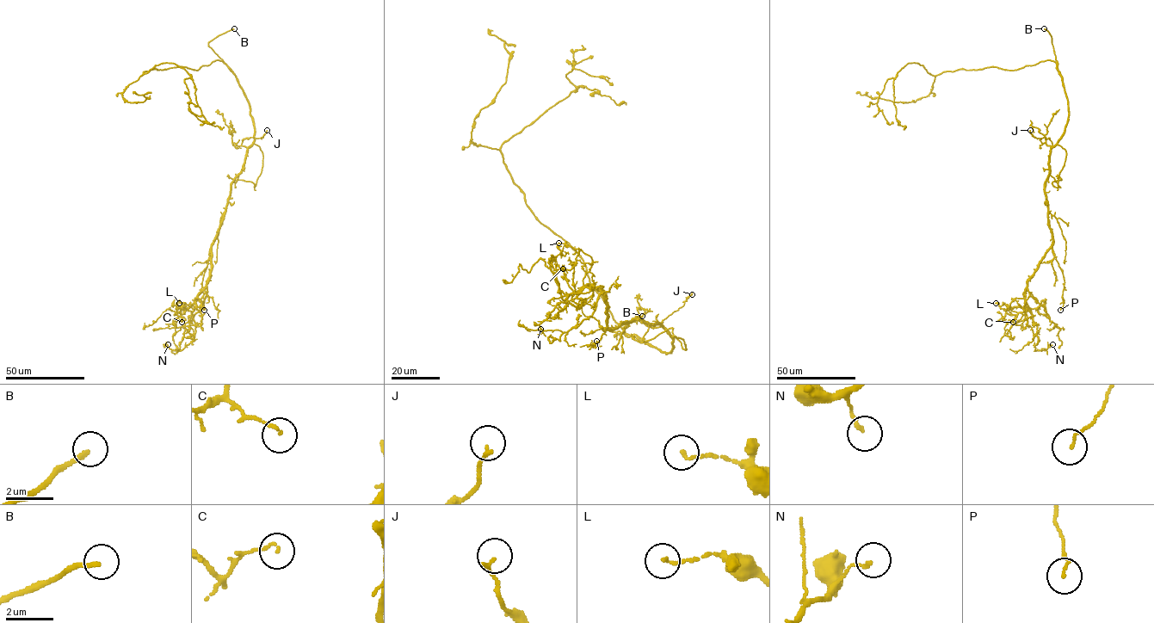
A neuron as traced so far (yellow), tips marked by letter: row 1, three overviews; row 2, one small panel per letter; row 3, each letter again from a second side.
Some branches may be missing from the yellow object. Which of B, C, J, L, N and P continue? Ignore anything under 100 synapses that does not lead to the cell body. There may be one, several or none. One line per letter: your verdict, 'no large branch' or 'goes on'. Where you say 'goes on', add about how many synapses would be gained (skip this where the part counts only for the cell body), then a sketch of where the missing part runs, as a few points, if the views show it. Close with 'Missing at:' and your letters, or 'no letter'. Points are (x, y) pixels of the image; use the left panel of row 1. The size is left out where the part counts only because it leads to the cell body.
B: goes on | (234, 28), (247, 27), (266, 15)
C: no large branch
J: no large branch
L: no large branch
N: no large branch
P: no large branch
Missing at: B

